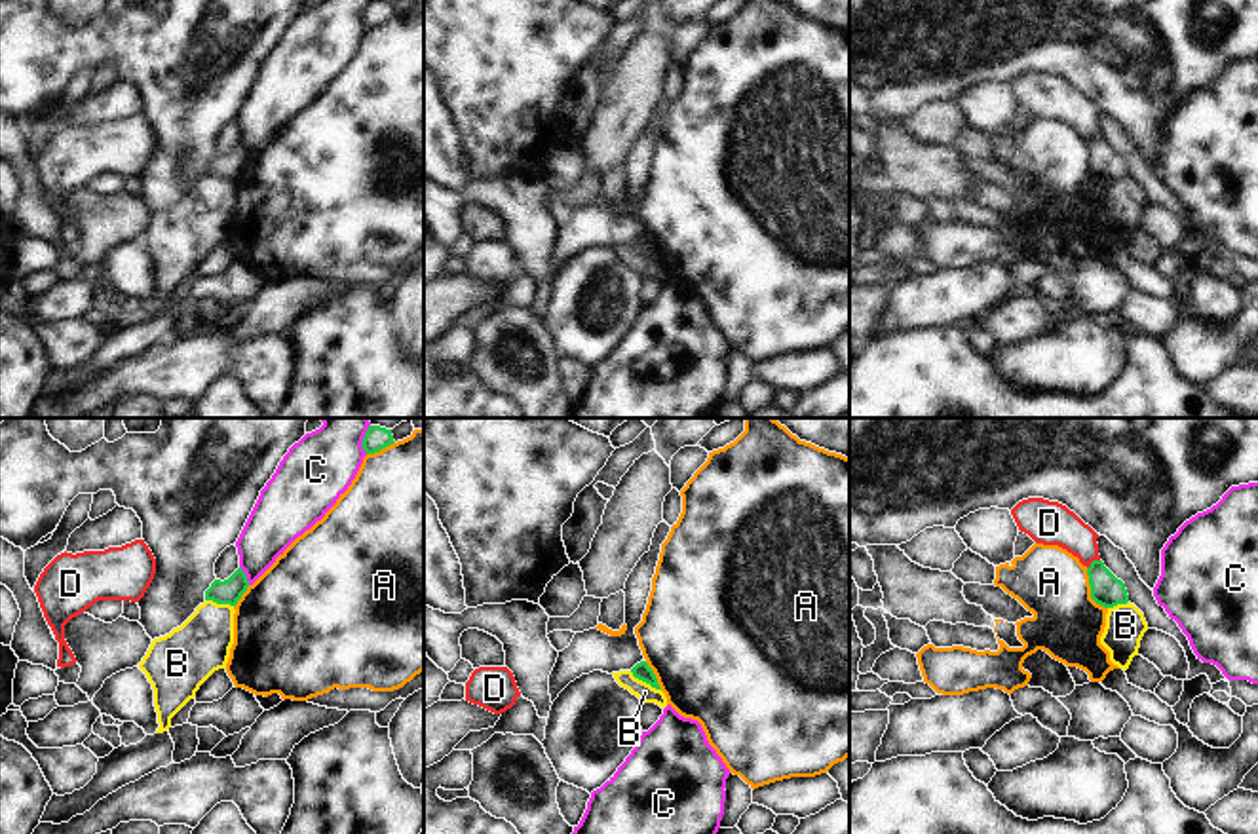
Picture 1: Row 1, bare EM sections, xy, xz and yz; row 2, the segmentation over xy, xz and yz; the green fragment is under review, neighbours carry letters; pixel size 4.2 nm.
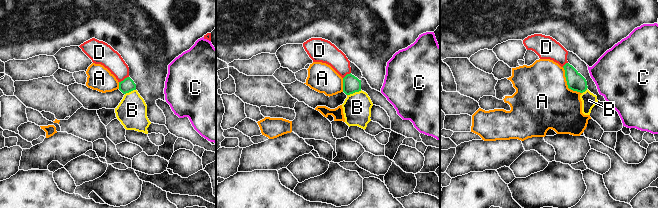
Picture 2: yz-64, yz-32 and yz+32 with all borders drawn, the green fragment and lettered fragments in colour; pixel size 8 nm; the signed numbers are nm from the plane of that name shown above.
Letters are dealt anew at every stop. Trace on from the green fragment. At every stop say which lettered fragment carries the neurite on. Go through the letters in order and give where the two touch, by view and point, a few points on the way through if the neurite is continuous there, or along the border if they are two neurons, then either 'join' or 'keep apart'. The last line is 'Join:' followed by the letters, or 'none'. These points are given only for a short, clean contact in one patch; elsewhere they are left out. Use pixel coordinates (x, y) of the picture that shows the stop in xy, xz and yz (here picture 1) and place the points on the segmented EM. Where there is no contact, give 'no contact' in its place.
A: contact yz (1091, 591); keep apart
B: contact xz (645, 681); border xz (629, 671), (660, 690); keep apart
C: contact xy (246, 576); keep apart
D: contact yz (1091, 563); keep apart
Join: none

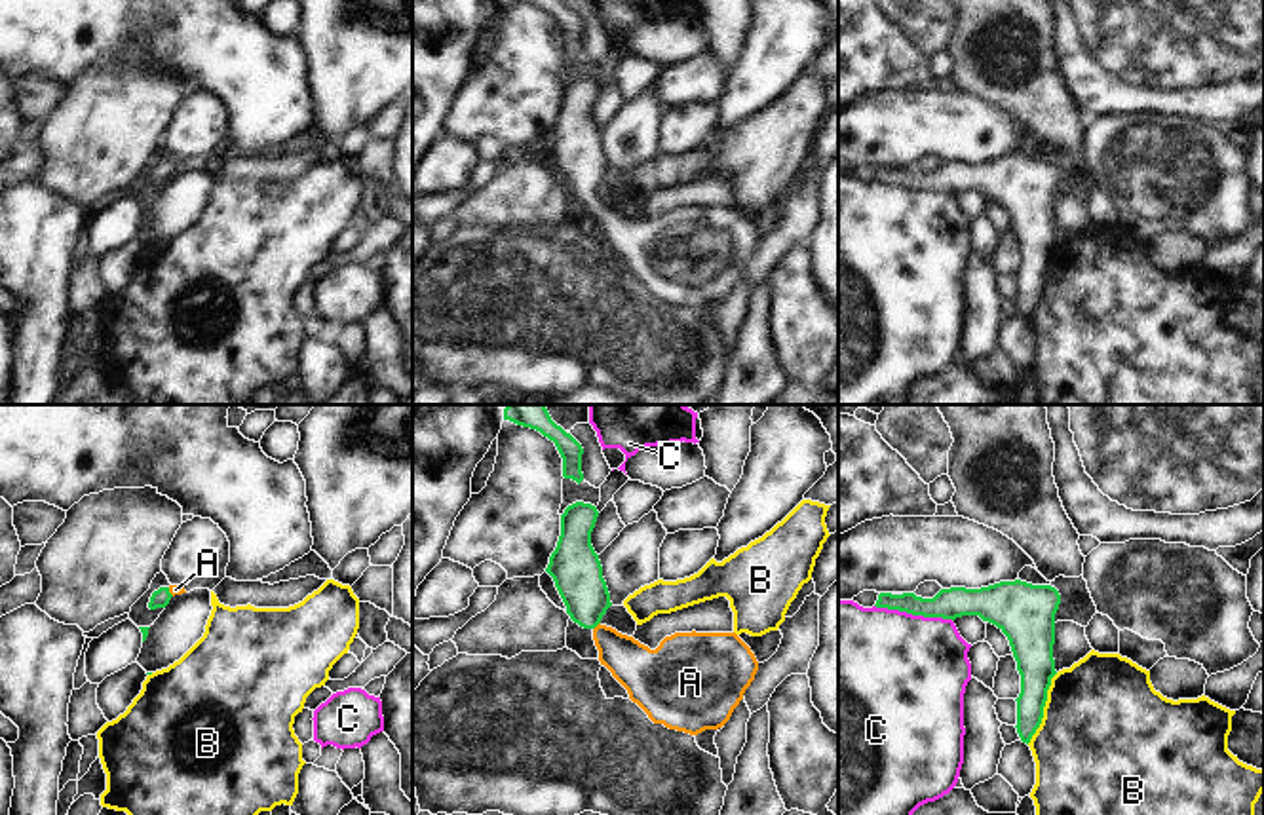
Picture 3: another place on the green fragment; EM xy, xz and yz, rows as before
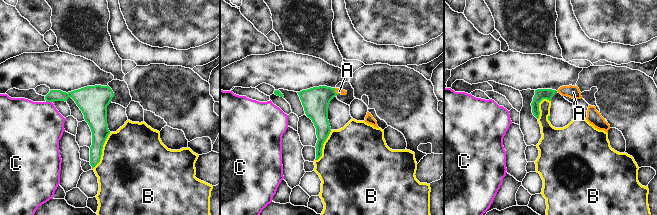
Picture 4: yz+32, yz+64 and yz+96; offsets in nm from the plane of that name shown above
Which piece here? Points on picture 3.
A: contact xz (597, 624); way xz (576, 570), (588, 614), (597, 624), (637, 667); join
B: contact yz (1042, 709); keep apart
C: contact yz (915, 614); keep apart
Join: A

